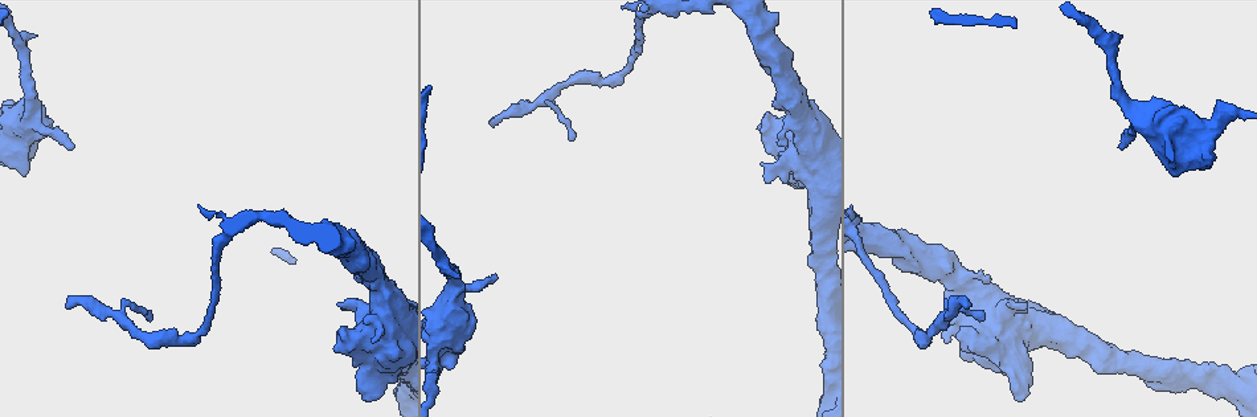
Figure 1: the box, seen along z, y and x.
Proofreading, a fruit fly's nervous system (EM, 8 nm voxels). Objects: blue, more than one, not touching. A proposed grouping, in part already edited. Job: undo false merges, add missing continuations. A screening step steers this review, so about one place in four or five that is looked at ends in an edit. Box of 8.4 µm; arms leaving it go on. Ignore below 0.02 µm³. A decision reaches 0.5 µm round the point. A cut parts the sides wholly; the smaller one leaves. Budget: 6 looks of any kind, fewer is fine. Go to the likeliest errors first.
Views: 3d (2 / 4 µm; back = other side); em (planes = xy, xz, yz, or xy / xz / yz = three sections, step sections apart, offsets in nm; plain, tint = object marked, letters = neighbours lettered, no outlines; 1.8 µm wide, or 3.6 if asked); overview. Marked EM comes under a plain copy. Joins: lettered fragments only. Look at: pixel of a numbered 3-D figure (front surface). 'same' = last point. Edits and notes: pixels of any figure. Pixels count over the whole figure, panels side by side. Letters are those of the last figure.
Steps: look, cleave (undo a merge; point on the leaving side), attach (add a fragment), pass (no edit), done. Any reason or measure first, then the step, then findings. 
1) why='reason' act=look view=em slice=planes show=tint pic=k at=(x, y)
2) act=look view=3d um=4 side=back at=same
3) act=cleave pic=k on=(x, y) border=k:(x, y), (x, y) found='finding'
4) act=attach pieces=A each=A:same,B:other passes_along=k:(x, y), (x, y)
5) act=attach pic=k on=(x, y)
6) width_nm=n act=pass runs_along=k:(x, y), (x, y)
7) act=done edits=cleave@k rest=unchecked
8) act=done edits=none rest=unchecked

why='branch stops here' act=look view=em slice=yz step=8 show=letters pic=1 at=(1120, 149)

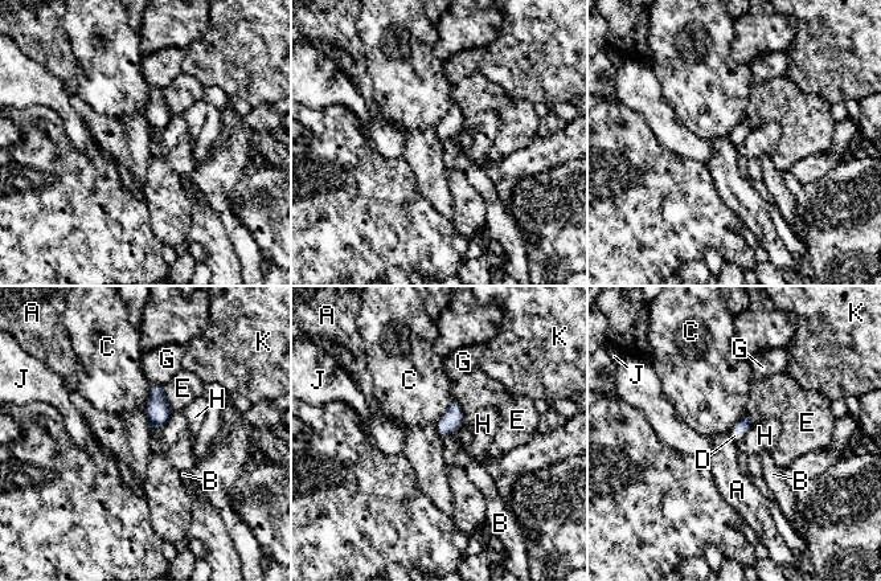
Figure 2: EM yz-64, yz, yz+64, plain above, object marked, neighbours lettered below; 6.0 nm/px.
why='another direction' act=look view=em slice=xy step=8 show=letters at=same

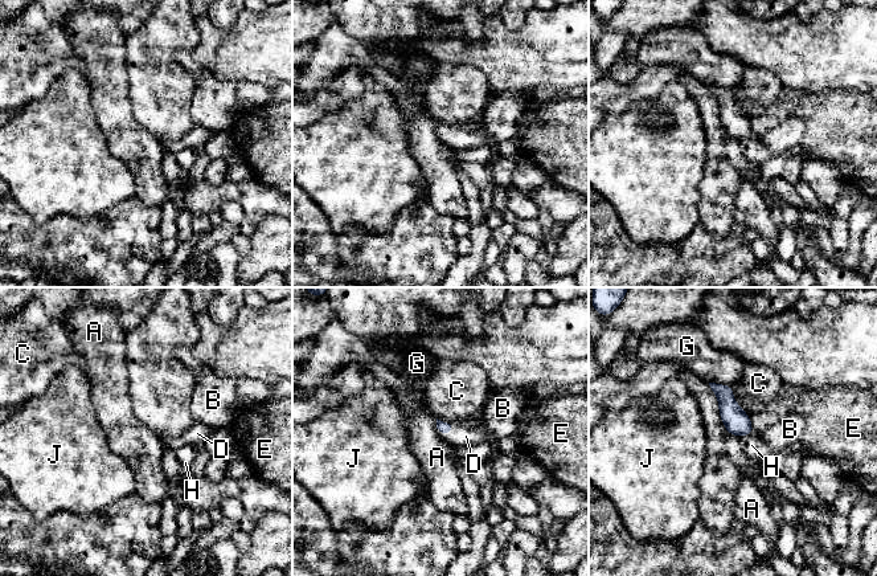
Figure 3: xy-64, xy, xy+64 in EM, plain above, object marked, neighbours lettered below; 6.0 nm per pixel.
act=attach pieces=D each=A:other,B:other,C:other,D:same,E:other,G:other,H:other,J:other passes_along=3:(442, 427), (449, 432), (462, 436) found='it goes on there'

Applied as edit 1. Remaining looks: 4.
why='sharp bend' act=look view=3d um=4 pic=1 at=(617, 81)

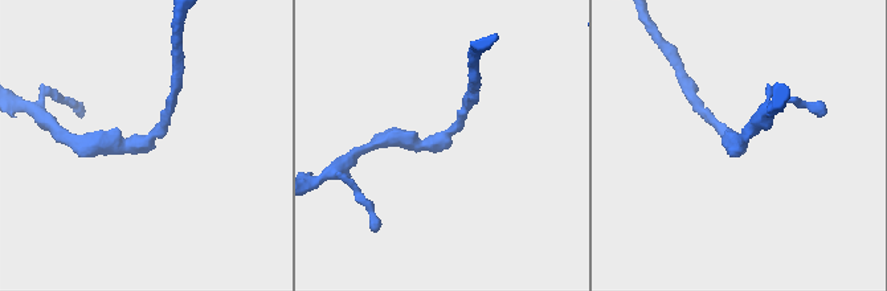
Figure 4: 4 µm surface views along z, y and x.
why='need the tissue' act=look view=em slice=planes show=letters pic=4 at=(142, 144)

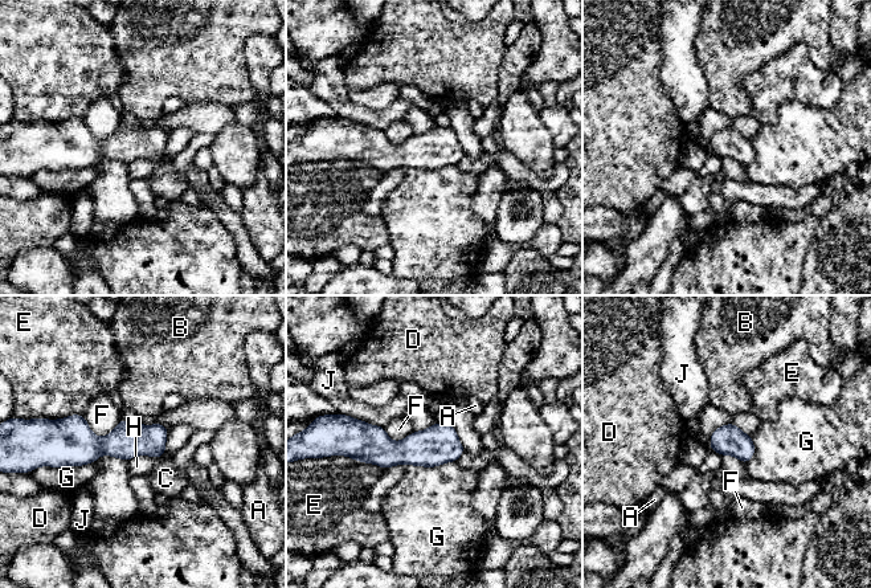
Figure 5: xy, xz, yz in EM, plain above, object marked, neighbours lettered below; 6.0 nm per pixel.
act=pass each=A:other,B:other,C:other,D:other,E:other,F:other,G:other,H:other,J:other runs_along=5:(164, 431), (117, 444), (58, 437) found='one neuron here'

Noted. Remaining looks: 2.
why='branch point' act=look view=em um=3.6 slice=planes show=letters pic=1 at=(955, 279)

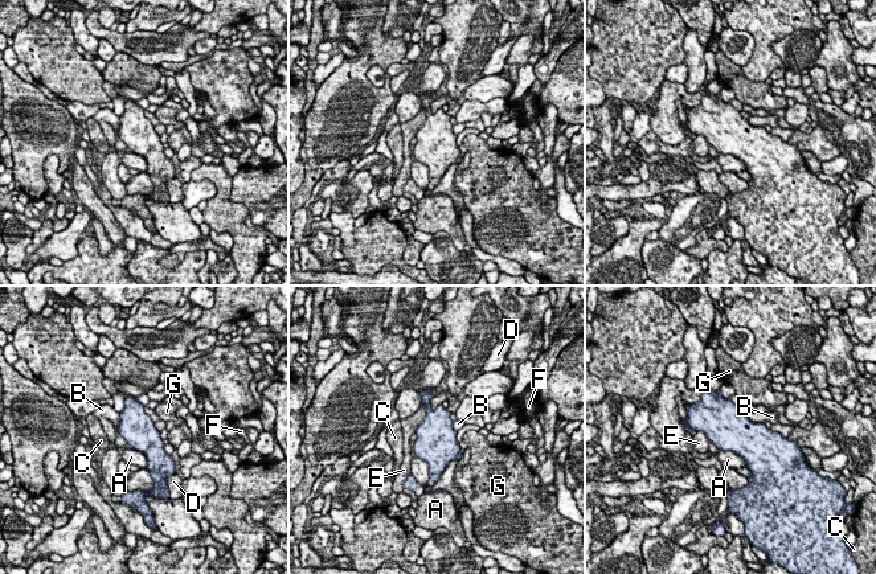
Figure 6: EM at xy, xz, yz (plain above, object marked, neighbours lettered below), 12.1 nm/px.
act=pass each=A:other,B:other,C:other,D:other,E:other,F:other,G:other border=6:(118, 413), (118, 433), (129, 446) found='continuous, no second neuron'

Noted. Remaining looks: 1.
act=done edits=attach@3 rest=unchecked

